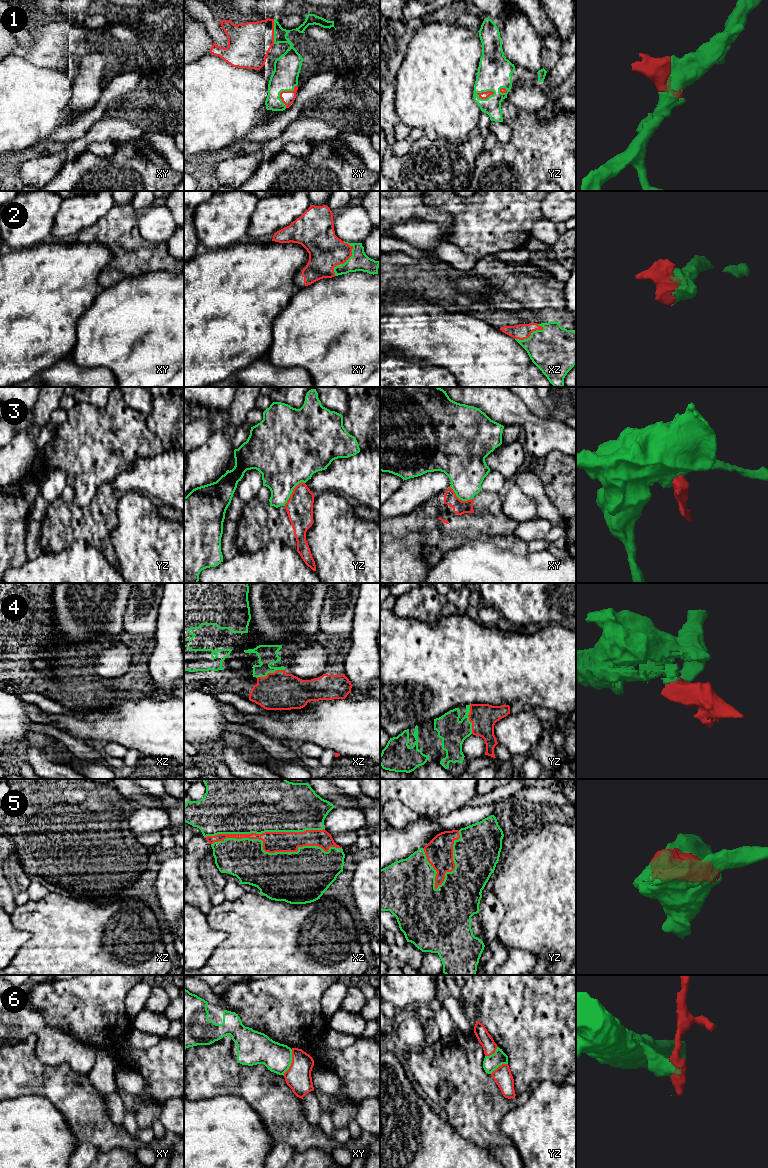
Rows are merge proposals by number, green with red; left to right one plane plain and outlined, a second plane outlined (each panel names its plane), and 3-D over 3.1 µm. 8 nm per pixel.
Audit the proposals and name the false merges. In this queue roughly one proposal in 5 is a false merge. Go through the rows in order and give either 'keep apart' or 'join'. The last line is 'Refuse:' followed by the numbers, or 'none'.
1: join
2: join
3: keep apart
4: join
5: join
6: keep apart
Refuse: 3, 6

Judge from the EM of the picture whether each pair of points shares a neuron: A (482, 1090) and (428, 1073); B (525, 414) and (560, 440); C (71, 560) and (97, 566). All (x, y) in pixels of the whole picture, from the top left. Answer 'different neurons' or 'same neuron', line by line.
A: same neuron
B: same neuron
C: same neuron

